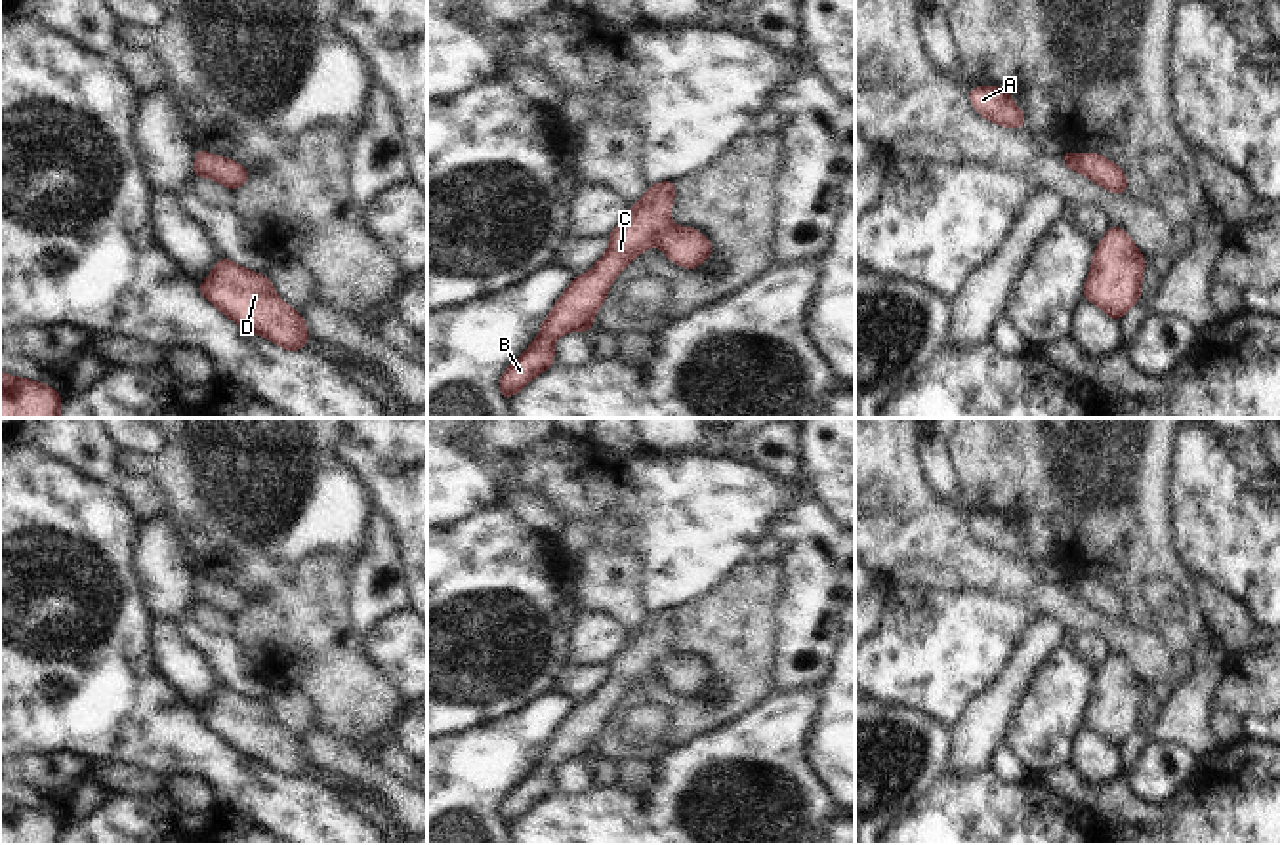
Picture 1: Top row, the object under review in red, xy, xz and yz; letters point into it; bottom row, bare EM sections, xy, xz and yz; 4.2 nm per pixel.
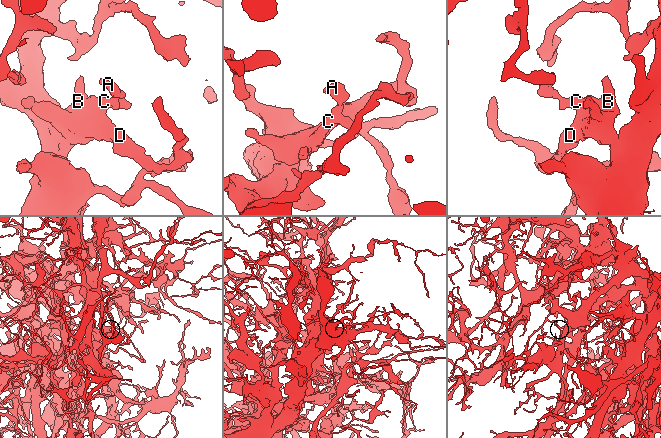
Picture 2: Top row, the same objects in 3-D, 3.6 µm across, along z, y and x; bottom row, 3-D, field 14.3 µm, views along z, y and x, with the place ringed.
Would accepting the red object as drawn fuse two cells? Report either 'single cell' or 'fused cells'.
single cell

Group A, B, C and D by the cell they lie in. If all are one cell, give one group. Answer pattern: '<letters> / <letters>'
A B C D

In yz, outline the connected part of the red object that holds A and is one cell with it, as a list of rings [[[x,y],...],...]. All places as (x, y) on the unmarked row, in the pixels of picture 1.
[[[973,513],[967,517],[967,525],[973,536],[990,549],[1005,555],[1021,555],[1026,551],[1026,540],[1019,538],[1007,517],[1000,513]]]

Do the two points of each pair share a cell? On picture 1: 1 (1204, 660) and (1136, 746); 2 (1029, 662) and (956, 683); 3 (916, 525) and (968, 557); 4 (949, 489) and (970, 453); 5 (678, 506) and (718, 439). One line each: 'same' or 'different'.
1: same
2: different
3: same
4: different
5: different

